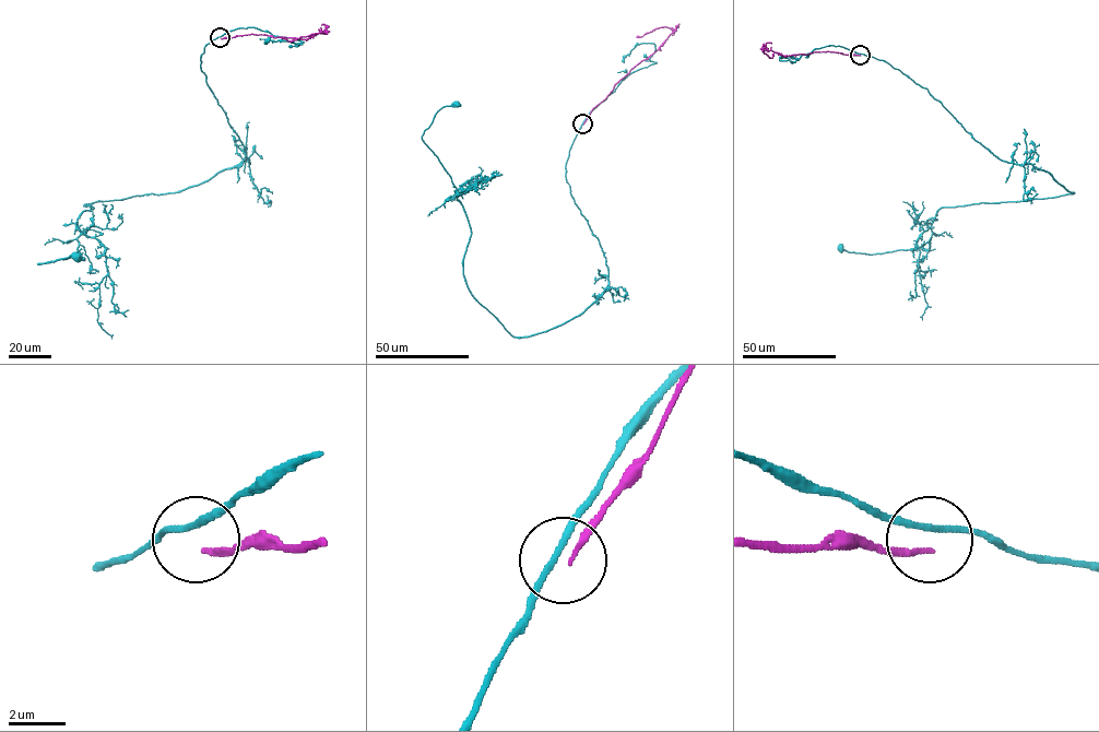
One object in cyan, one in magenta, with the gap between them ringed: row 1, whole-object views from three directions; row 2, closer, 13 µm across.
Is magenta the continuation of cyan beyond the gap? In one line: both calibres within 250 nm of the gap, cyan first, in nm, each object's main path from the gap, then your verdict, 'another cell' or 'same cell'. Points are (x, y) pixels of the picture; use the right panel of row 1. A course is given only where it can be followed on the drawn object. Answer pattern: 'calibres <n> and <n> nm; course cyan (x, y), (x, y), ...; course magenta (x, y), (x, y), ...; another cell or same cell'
calibres 200 and 160 nm; course cyan (860, 54), (925, 87), (1000, 160), (1030, 163), (1073, 192), (942, 208), (920, 247), (871, 255), (840, 247); course magenta (860, 55), (830, 51), (781, 56), (771, 50), (763, 51), (769, 57), (772, 54); another cell

